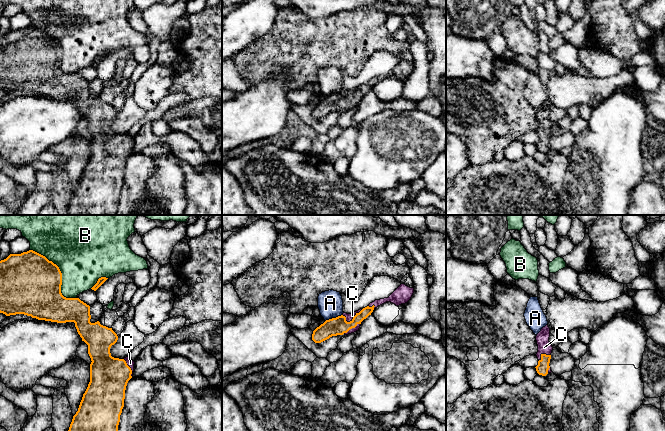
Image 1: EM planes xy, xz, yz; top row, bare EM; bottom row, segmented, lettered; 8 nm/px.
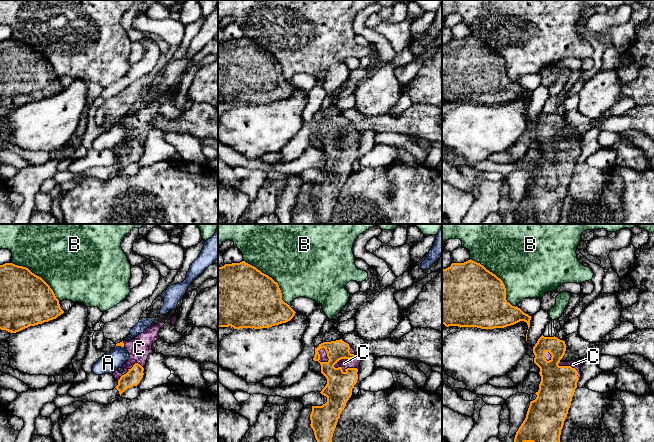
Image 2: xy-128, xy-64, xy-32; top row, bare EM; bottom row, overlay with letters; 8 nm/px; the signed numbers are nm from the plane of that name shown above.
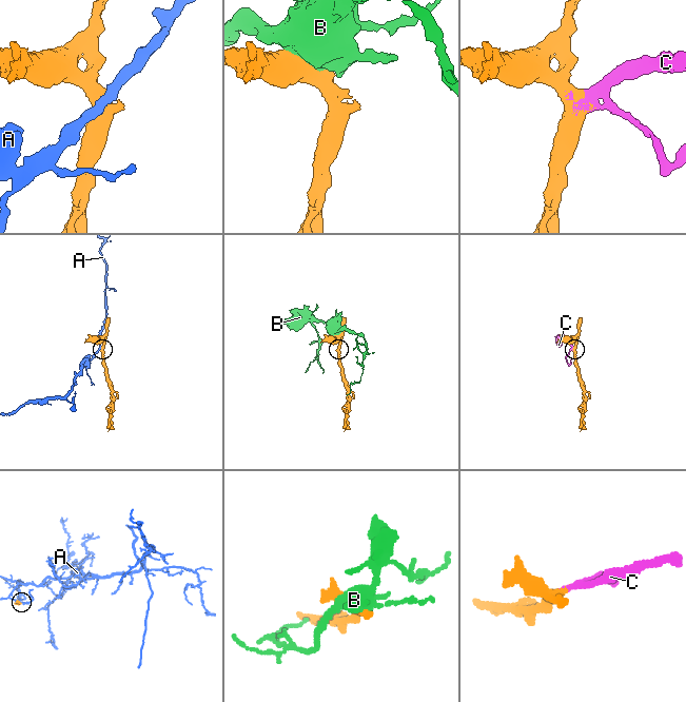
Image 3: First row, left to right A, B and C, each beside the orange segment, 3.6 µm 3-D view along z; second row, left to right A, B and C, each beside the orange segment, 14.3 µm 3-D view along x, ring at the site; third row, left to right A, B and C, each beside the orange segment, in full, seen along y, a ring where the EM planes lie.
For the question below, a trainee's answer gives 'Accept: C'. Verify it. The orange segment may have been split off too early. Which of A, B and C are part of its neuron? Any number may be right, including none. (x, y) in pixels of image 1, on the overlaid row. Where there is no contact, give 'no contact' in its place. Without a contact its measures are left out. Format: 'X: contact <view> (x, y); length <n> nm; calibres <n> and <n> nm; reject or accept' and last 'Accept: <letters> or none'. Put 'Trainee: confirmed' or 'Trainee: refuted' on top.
Trainee: confirmed
A: contact xz (336, 317); length 90 nm; calibres 140 and 200 nm; reject
B: contact xy (61, 273); length 550 nm; calibres 460 and 480 nm; reject
C: contact xz (352, 319); length 180 nm; calibres 140 and 60 nm; accept
Accept: C

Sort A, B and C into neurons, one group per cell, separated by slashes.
A / B / C

